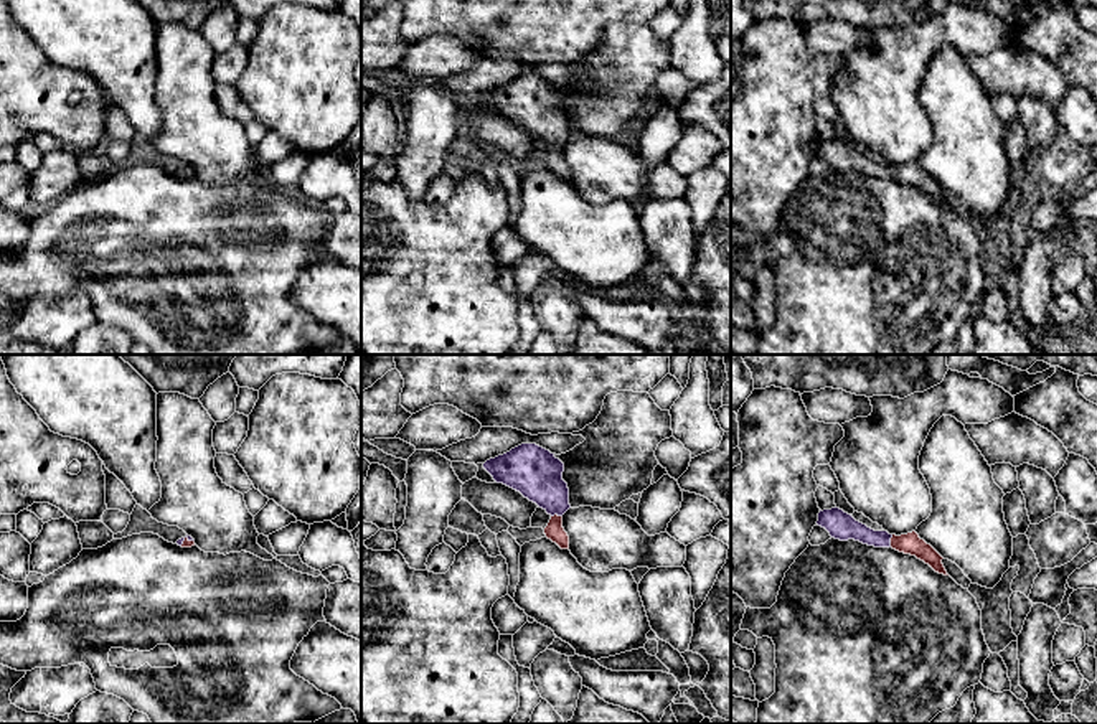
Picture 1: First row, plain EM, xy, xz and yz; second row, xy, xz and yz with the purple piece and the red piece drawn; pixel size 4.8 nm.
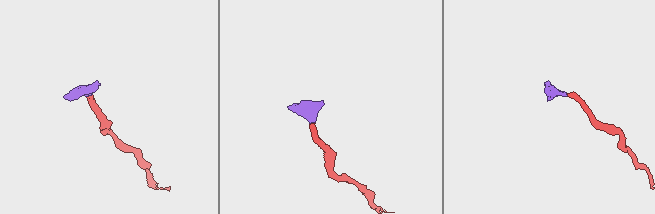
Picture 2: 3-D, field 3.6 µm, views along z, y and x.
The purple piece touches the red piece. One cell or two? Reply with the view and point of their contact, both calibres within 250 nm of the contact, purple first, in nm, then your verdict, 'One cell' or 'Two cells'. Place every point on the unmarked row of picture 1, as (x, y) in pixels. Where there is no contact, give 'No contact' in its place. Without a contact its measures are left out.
Touches purple at yz (889, 172). Thickness 140 nm (purple) against 100 nm. One cell

